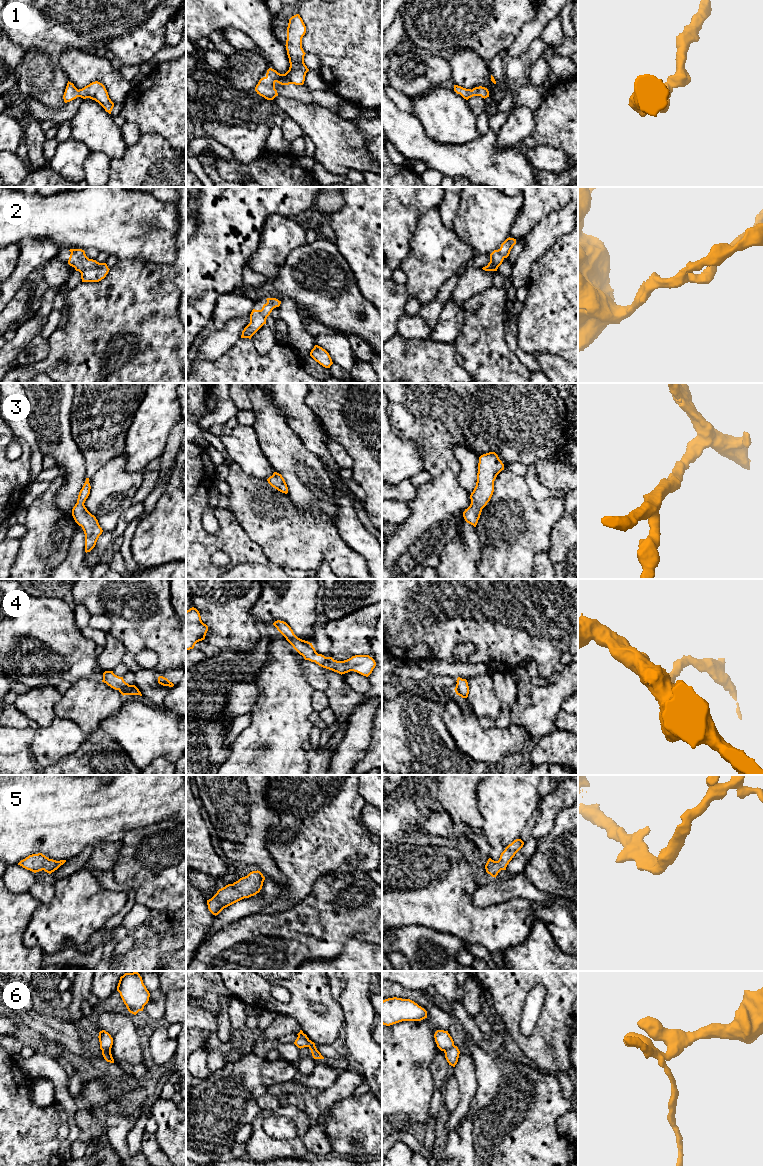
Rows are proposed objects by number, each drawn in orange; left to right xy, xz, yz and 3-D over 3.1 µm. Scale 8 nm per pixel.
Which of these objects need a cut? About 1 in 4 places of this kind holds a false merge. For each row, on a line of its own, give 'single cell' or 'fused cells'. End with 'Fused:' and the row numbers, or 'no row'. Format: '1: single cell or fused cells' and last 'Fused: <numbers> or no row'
1: single cell
2: single cell
3: single cell
4: single cell
5: single cell
6: fused cells
Fused: 6

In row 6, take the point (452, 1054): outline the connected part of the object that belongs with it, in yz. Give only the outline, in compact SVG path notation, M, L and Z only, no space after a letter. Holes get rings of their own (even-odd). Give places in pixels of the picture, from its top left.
M454 1045L450 1049L445 1050L444 1053L445 1053L445 1058L449 1063L449 1065L455 1067L455 1065L458 1062L458 1058L460 1054L458 1047Z

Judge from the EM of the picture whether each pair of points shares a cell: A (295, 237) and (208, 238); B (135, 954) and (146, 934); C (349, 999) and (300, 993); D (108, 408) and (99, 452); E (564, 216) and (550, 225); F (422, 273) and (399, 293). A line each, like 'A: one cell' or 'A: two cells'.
A: two cells
B: one cell
C: two cells
D: one cell
E: one cell
F: two cells

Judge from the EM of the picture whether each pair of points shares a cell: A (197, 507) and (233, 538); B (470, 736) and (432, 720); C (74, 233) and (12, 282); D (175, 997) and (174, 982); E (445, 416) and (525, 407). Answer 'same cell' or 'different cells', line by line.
A: same cell
B: different cells
C: different cells
D: same cell
E: same cell

